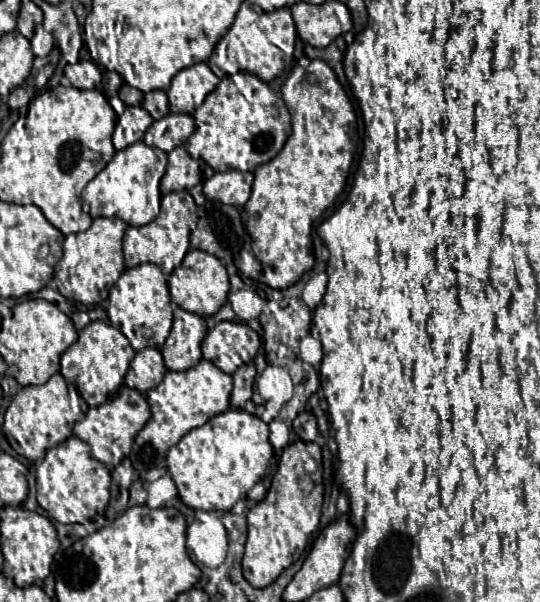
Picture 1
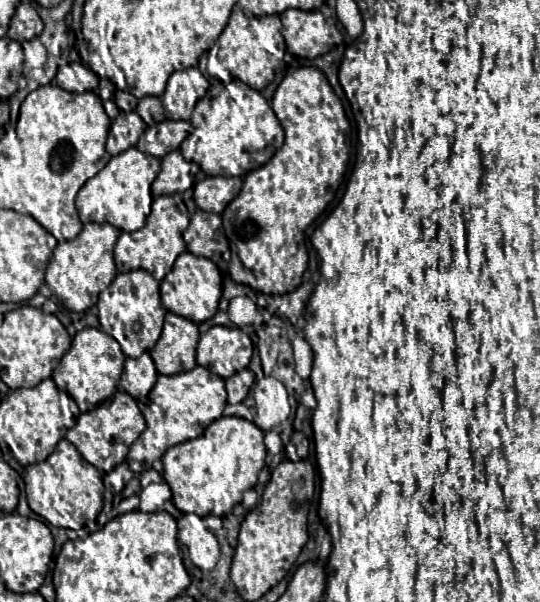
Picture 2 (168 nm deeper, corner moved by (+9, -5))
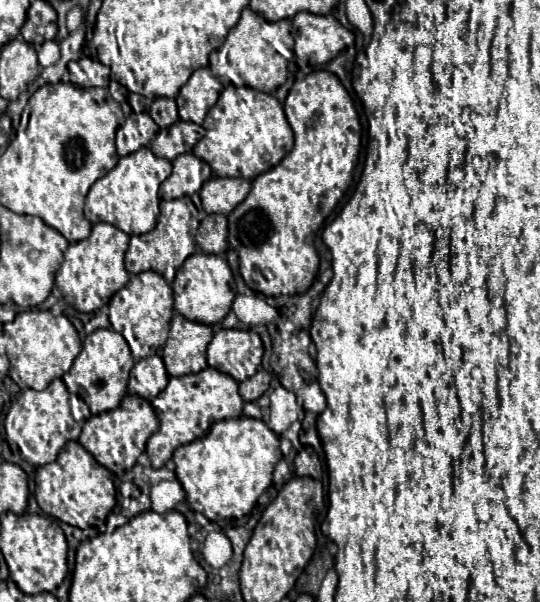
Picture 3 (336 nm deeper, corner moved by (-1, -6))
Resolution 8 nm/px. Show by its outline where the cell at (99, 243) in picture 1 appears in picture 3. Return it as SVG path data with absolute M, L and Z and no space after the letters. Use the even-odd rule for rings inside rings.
M98 222L92 226L92 234L80 242L74 242L64 252L64 262L56 272L56 286L62 290L64 300L80 312L94 312L104 308L110 298L124 288L128 282L128 272L124 268L124 254L128 248L130 236L120 228Z

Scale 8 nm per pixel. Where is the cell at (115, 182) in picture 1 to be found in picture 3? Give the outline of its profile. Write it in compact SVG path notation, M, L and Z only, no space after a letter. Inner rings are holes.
M140 148L124 158L110 170L104 178L96 180L86 196L84 214L86 218L96 222L108 222L116 228L120 228L126 234L144 234L150 232L156 226L156 218L160 214L158 210L158 188L160 184L170 176L172 164L164 158L154 156L148 148Z

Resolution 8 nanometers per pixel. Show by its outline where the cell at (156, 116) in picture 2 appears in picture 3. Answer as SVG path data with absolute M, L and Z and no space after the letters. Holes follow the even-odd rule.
M154 98L152 106L150 106L150 116L160 128L168 128L180 120L176 102L172 98Z

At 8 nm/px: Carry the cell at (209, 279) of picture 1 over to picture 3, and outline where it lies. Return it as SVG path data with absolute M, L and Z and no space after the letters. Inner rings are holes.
M204 252L188 256L188 260L178 268L172 290L174 290L174 308L184 318L202 324L220 324L230 312L232 300L236 298L234 278L228 262L216 254L204 254Z

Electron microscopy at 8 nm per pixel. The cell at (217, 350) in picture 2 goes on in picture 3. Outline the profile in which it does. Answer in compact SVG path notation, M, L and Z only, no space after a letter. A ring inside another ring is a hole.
M220 328L208 344L208 366L242 382L256 374L264 354L262 340L252 330Z

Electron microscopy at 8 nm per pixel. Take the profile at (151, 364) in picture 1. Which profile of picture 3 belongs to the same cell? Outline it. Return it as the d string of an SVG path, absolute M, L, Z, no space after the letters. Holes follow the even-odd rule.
M148 356L138 360L130 372L128 393L142 396L146 400L154 400L168 384L170 376L160 356Z

